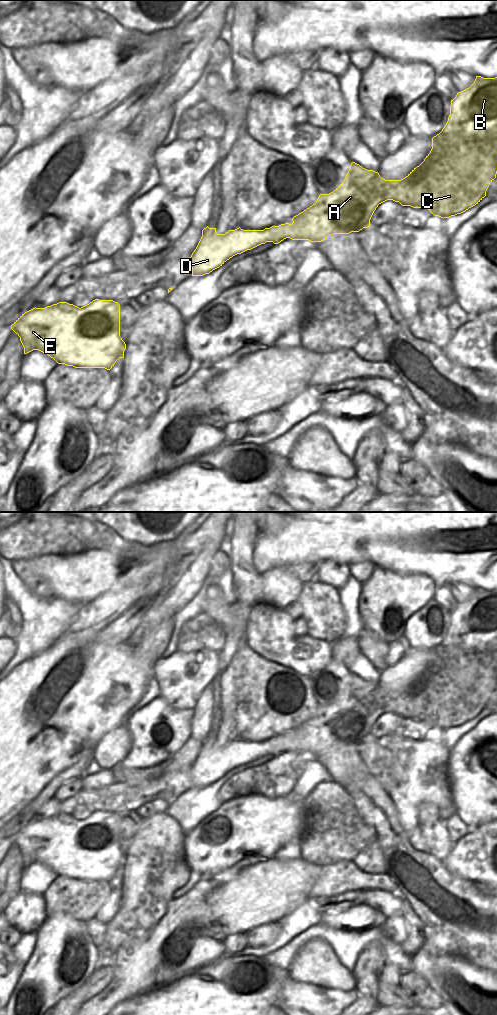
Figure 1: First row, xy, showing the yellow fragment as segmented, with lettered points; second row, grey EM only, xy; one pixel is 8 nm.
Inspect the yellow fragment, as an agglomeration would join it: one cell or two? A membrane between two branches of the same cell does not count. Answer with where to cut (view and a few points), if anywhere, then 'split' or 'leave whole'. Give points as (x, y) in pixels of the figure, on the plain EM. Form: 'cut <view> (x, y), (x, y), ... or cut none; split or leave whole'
cut xy (263, 742), (266, 753); split

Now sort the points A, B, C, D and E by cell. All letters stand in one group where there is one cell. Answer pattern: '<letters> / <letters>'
A B C / D E

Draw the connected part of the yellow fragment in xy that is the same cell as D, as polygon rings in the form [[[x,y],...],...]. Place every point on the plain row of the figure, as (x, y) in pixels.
[[[208,738],[190,769],[192,788],[203,788],[222,778],[237,766],[266,755],[264,742],[243,742],[240,739],[217,746]]]

